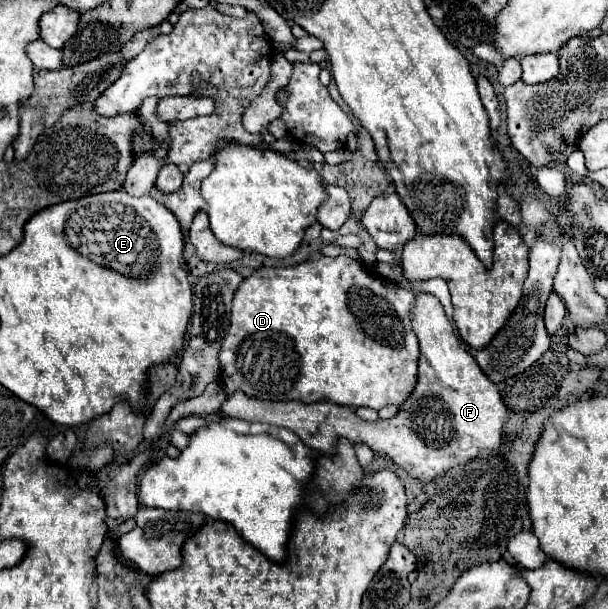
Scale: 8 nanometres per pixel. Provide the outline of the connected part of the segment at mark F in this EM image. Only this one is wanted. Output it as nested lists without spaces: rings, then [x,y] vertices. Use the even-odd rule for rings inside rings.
[[[420,293],[416,297],[414,311],[412,311],[412,325],[414,325],[414,333],[418,335],[418,341],[420,341],[418,383],[416,383],[412,395],[406,399],[406,403],[402,403],[398,407],[400,411],[392,419],[386,419],[386,421],[378,419],[378,421],[368,423],[368,421],[362,421],[350,407],[342,407],[342,405],[334,405],[334,403],[326,403],[326,401],[312,403],[312,405],[306,405],[302,401],[286,401],[286,403],[258,401],[258,399],[248,399],[248,395],[244,395],[242,391],[238,391],[236,395],[232,395],[230,399],[226,399],[222,403],[222,413],[226,417],[236,417],[236,419],[244,419],[244,421],[262,421],[268,425],[286,427],[286,429],[294,431],[302,439],[304,445],[308,445],[310,449],[316,449],[324,455],[336,455],[336,443],[340,439],[348,439],[354,445],[356,443],[368,445],[374,453],[378,453],[380,457],[402,467],[410,477],[414,477],[418,481],[430,483],[438,477],[444,477],[450,469],[464,465],[464,463],[472,461],[474,457],[478,457],[480,451],[498,449],[502,445],[504,423],[508,421],[508,409],[502,401],[498,385],[484,375],[484,371],[478,367],[478,363],[474,363],[474,357],[470,355],[470,351],[466,351],[462,347],[462,341],[456,337],[452,323],[446,319],[444,309],[434,295]]]

